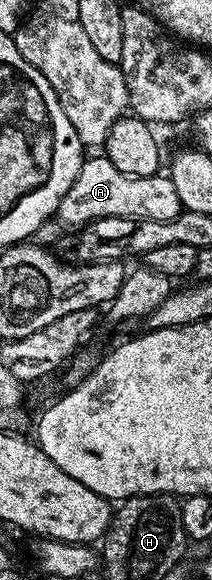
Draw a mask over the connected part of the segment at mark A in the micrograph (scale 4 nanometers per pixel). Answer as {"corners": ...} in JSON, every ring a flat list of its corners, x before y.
{"corners":[[97,155,90,161,89,158,82,160,79,175,75,179,75,183,71,183,71,191,67,191,67,195,63,195,56,216,61,224,72,227,72,225,85,225,88,221,101,221,104,217,133,217,132,219,137,221,166,221,175,219,175,215,179,215,182,211,179,194,175,192,175,183,171,183,171,179,167,175,155,177,123,175,123,171,119,171,119,167,115,167,115,163,108,161,104,155]]}

